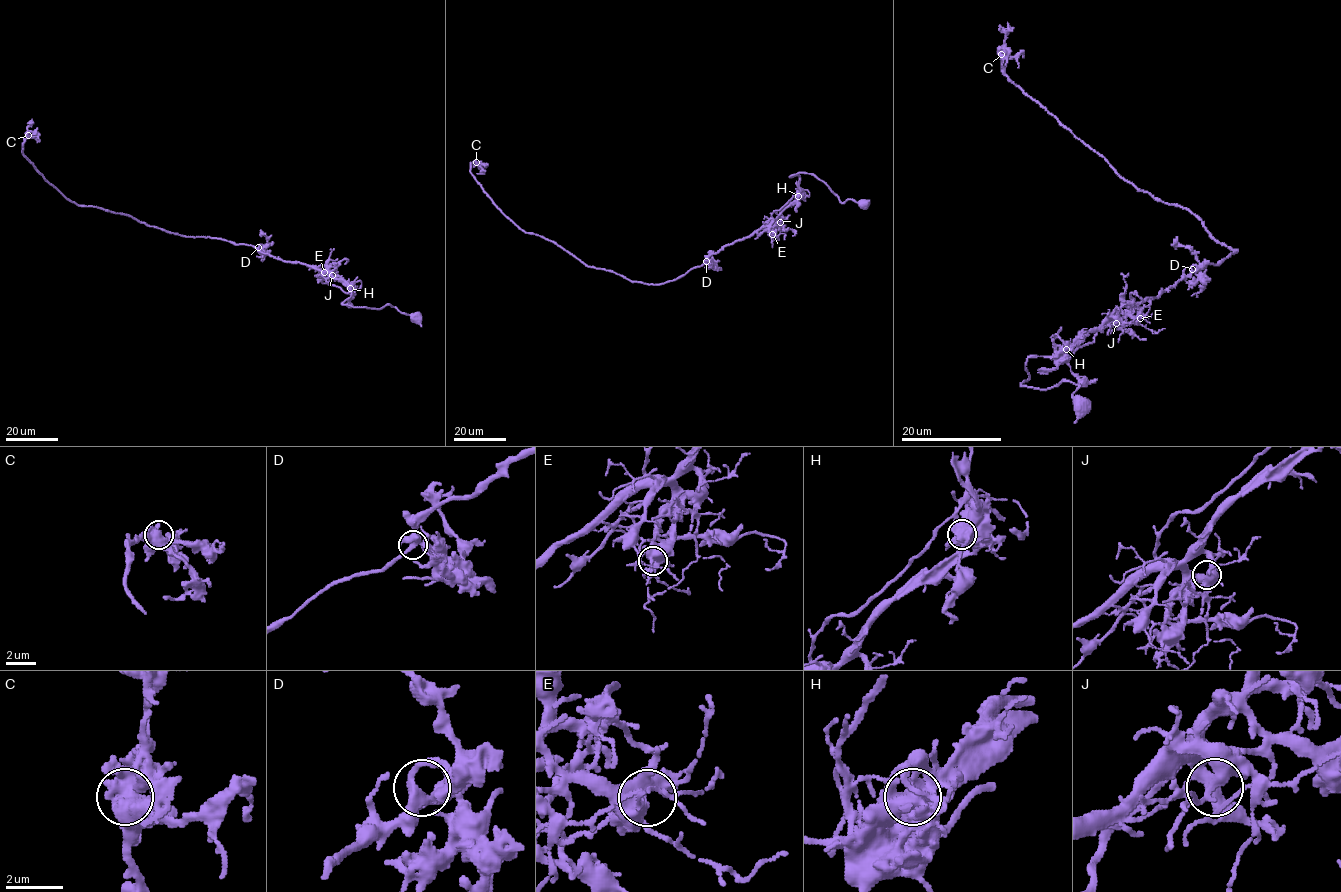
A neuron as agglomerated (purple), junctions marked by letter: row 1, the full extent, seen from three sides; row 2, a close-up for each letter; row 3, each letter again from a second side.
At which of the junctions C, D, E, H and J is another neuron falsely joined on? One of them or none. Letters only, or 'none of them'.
H

